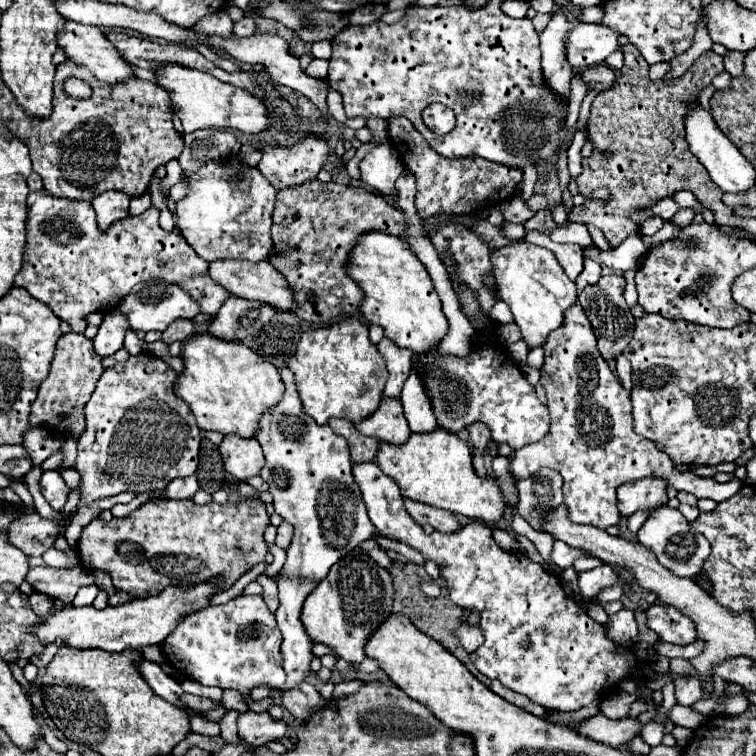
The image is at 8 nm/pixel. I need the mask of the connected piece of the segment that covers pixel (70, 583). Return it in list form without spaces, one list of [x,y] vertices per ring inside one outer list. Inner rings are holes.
[[[37,566],[27,572],[27,582],[33,586],[33,590],[49,594],[53,598],[59,598],[61,602],[69,604],[77,590],[87,584],[95,584],[93,572],[87,572],[85,568],[51,568],[51,566]]]

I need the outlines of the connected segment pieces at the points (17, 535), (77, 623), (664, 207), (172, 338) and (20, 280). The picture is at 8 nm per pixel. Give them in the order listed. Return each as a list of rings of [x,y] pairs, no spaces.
[[[37,512],[19,516],[7,528],[7,540],[29,558],[41,556],[45,550],[49,550],[57,534],[59,534],[57,522],[45,520]]]
[[[215,580],[207,584],[195,584],[193,588],[167,586],[157,596],[135,598],[123,606],[107,606],[97,610],[93,606],[85,608],[63,608],[43,620],[41,626],[33,628],[33,634],[39,636],[43,644],[51,644],[61,638],[67,646],[73,648],[101,648],[105,652],[123,652],[125,648],[143,650],[145,646],[161,644],[191,612],[209,606],[215,596]]]
[[[665,198],[665,200],[659,200],[657,204],[653,204],[651,208],[641,210],[641,212],[639,212],[639,222],[645,220],[645,218],[649,218],[651,214],[657,214],[657,216],[661,216],[663,220],[669,220],[669,218],[673,218],[679,210],[681,210],[681,206],[675,202],[675,198]]]
[[[175,320],[169,324],[169,328],[163,332],[163,340],[167,344],[173,344],[177,340],[185,342],[187,338],[193,336],[193,322],[191,320]]]
[[[47,190],[31,192],[27,196],[29,216],[27,216],[27,250],[23,258],[23,268],[15,276],[15,286],[25,288],[33,298],[45,302],[53,312],[67,324],[71,324],[73,332],[85,330],[85,316],[91,312],[109,312],[113,310],[121,298],[131,292],[131,288],[137,282],[143,280],[165,280],[169,284],[181,286],[189,296],[201,306],[203,314],[213,316],[221,304],[231,298],[231,294],[207,276],[209,264],[197,256],[197,252],[183,240],[177,232],[167,232],[159,226],[159,210],[151,206],[141,216],[127,216],[123,220],[117,220],[109,226],[107,232],[103,232],[97,224],[95,208],[91,208],[89,202],[83,200],[61,200],[57,196],[51,196]]]

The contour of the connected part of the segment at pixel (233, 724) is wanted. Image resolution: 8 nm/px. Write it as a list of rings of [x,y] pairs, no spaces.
[[[227,712],[219,724],[221,724],[221,738],[227,742],[227,744],[243,744],[245,748],[249,748],[249,744],[245,744],[241,738],[239,738],[239,732],[237,732],[237,718],[239,718],[239,712]]]

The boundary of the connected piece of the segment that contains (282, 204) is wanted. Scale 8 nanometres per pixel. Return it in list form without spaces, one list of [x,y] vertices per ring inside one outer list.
[[[309,180],[295,188],[285,188],[277,194],[277,204],[273,212],[273,248],[269,254],[269,262],[287,278],[289,286],[295,290],[295,308],[293,312],[307,320],[307,322],[331,322],[339,316],[355,316],[363,302],[363,290],[355,280],[351,280],[349,268],[349,254],[353,252],[355,244],[365,232],[381,230],[387,234],[397,236],[399,240],[407,242],[405,230],[405,214],[393,208],[383,196],[373,194],[365,188],[353,188],[335,182],[319,182]]]

